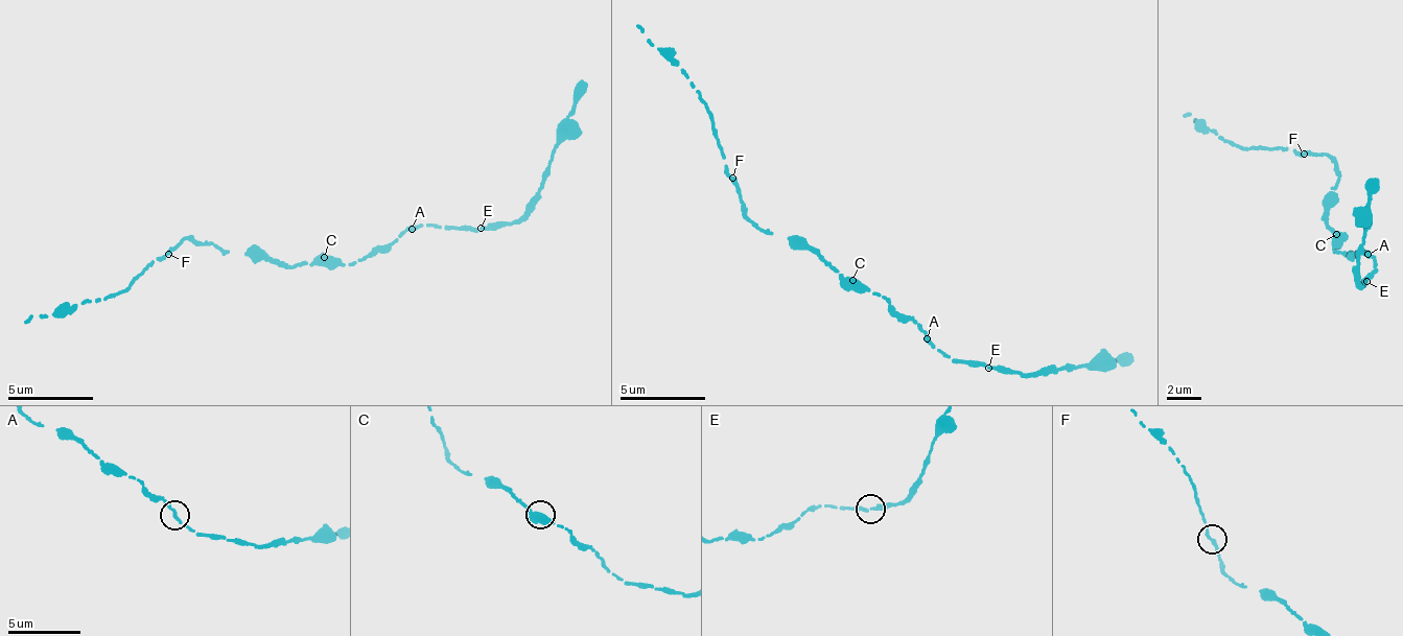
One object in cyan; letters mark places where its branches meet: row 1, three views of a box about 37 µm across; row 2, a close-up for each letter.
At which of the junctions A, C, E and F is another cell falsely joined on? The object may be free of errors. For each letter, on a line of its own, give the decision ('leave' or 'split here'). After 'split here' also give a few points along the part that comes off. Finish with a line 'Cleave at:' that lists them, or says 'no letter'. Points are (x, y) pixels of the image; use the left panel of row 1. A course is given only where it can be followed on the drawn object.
A: leave
C: leave
E: leave
F: leave
Cleave at: no letter

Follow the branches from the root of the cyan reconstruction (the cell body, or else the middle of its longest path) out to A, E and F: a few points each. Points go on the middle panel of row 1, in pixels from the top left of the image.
A: (846, 286), (870, 290), (883, 298), (891, 311), (917, 323), (927, 338)
E: (846, 286), (870, 290), (883, 298), (891, 311), (917, 323), (938, 352), (951, 357), (982, 362), (986, 367)
F: (846, 286), (817, 252), (788, 236), (760, 232), (730, 177)

